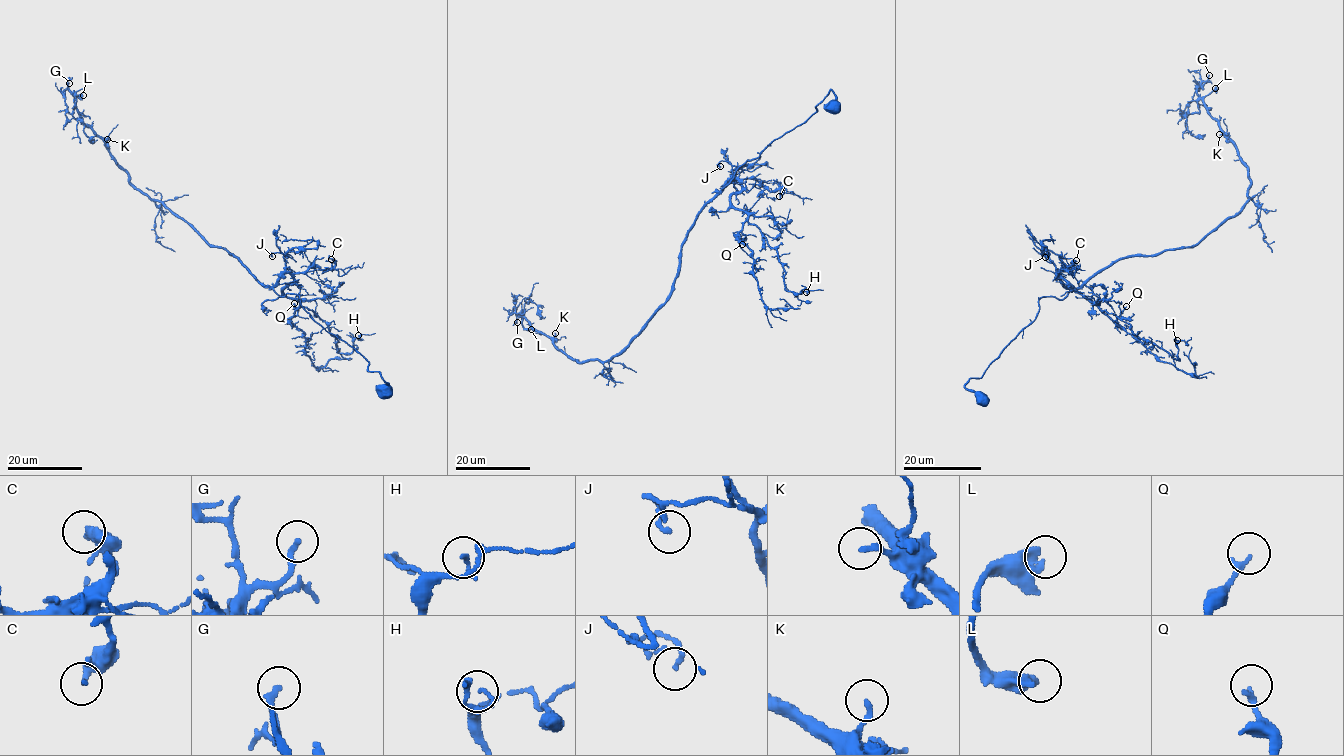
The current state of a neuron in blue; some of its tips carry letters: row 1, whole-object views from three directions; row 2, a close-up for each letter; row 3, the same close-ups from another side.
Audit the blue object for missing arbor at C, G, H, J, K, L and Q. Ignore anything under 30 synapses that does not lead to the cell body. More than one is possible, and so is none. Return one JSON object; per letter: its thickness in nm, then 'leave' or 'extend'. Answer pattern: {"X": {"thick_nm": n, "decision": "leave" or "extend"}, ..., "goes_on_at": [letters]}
{"C": {"thick_nm": 280, "decision": "leave"}, "G": {"thick_nm": 220, "decision": "extend"}, "H": {"thick_nm": 100, "decision": "leave"}, "J": {"thick_nm": 140, "decision": "leave"}, "K": {"thick_nm": 170, "decision": "leave"}, "L": {"thick_nm": 320, "decision": "extend"}, "Q": {"thick_nm": 200, "decision": "leave"}, "goes_on_at": ["G", "L"]}

